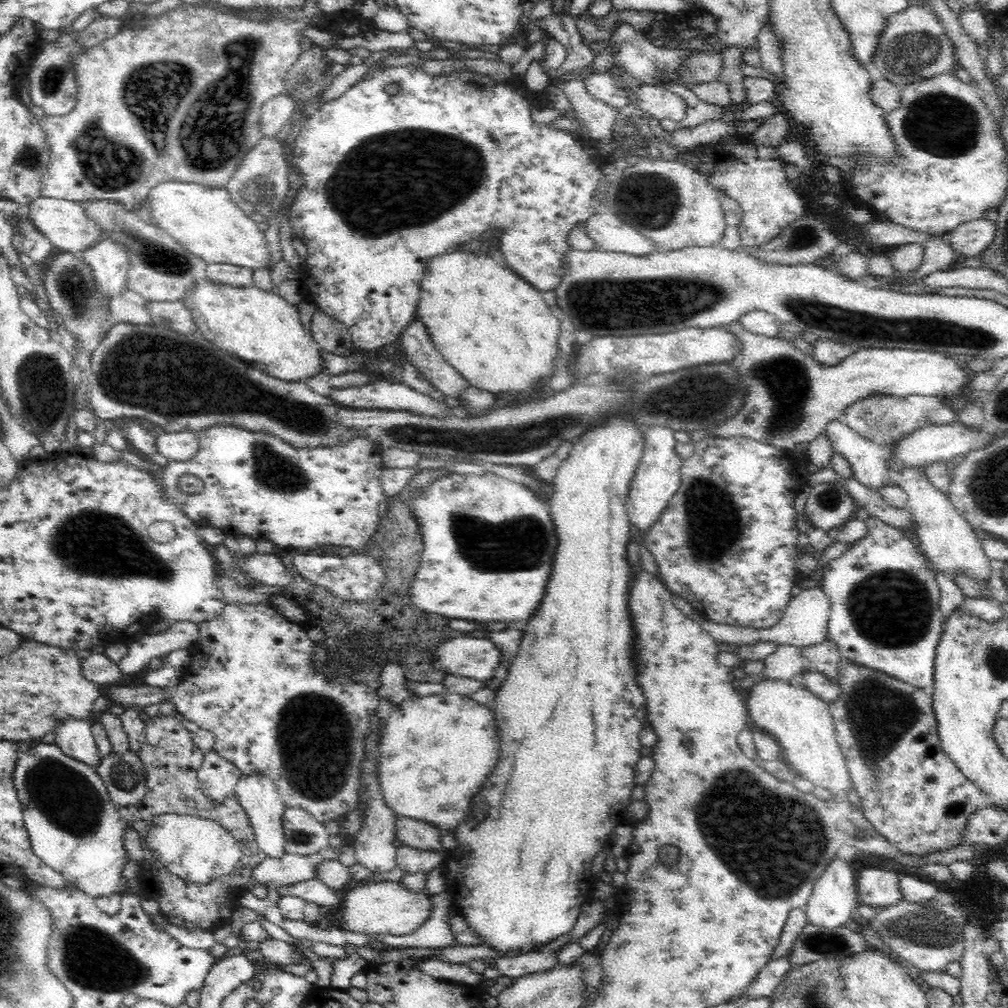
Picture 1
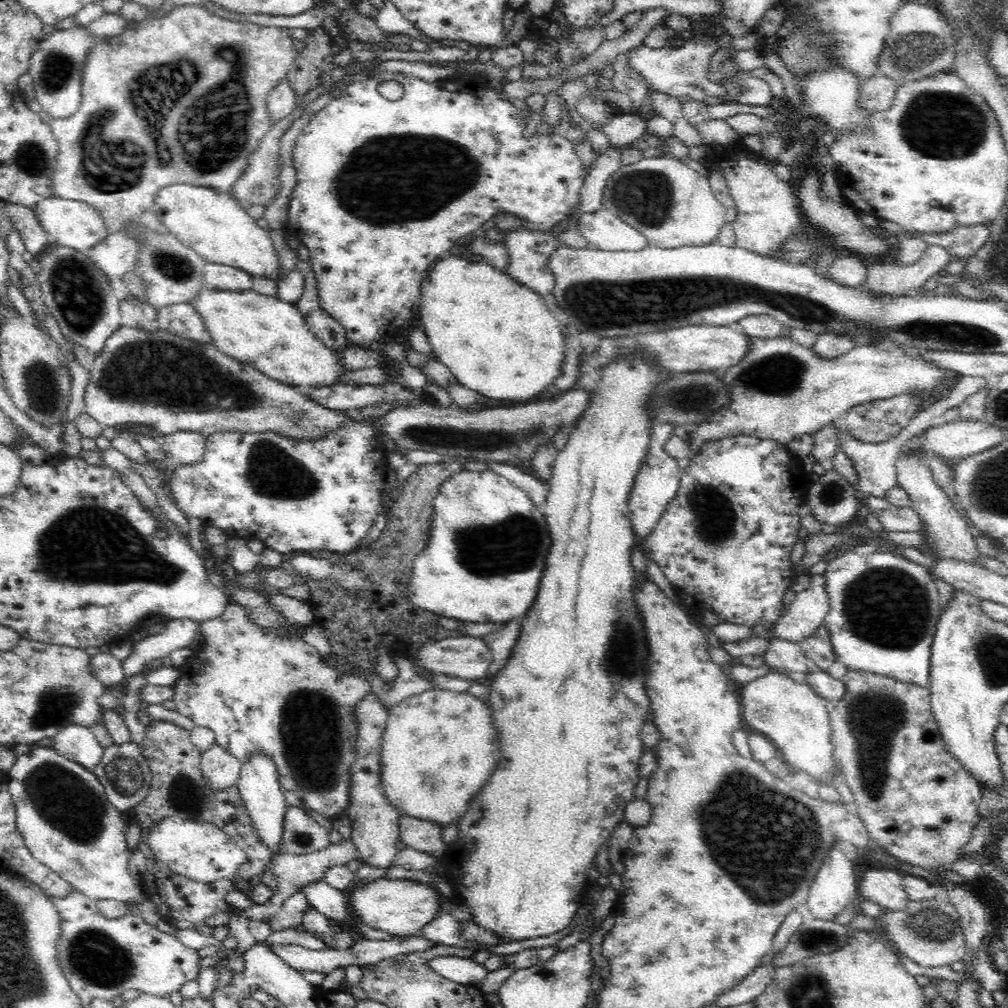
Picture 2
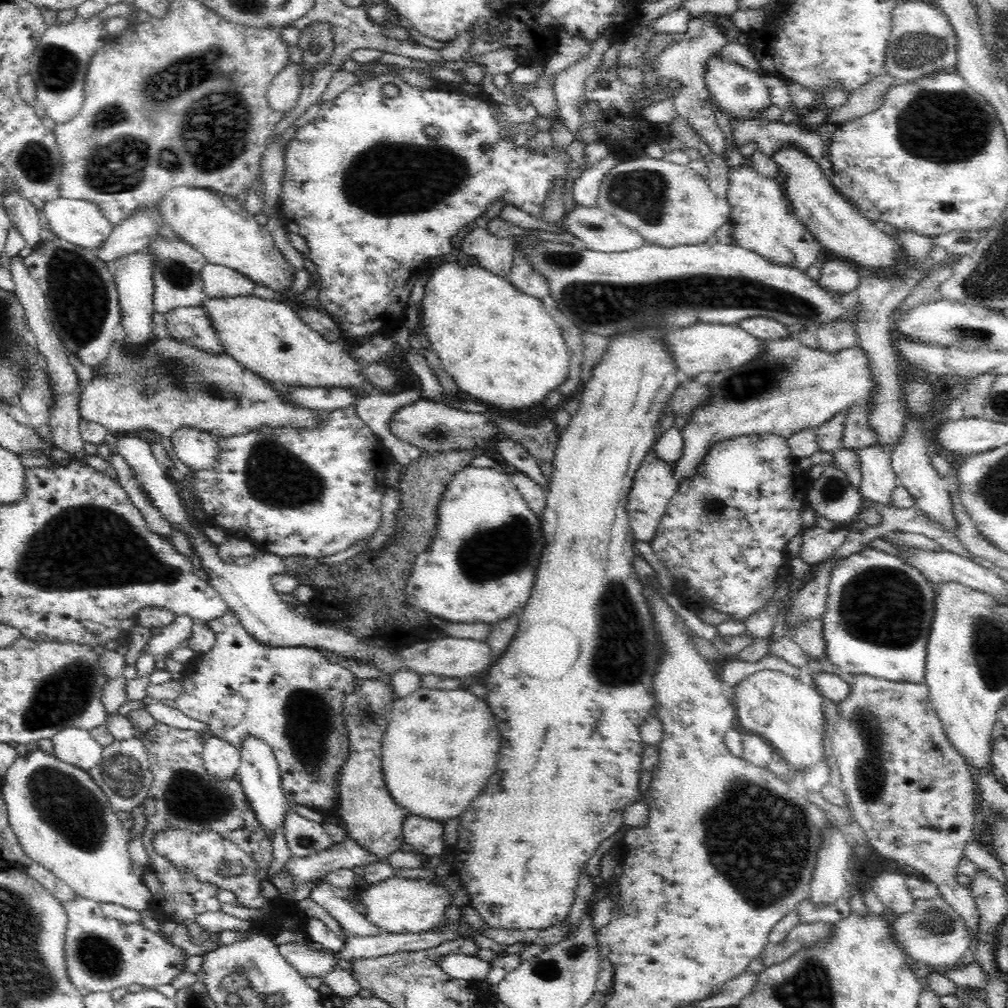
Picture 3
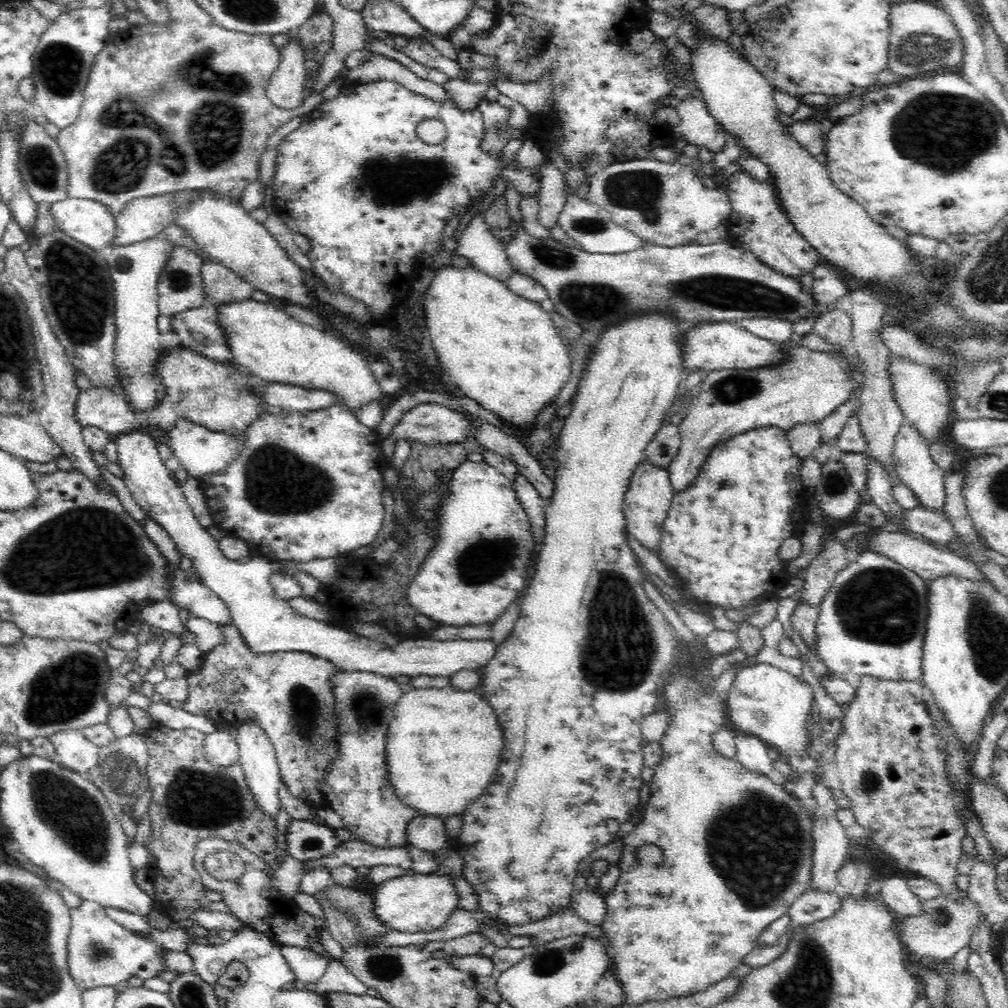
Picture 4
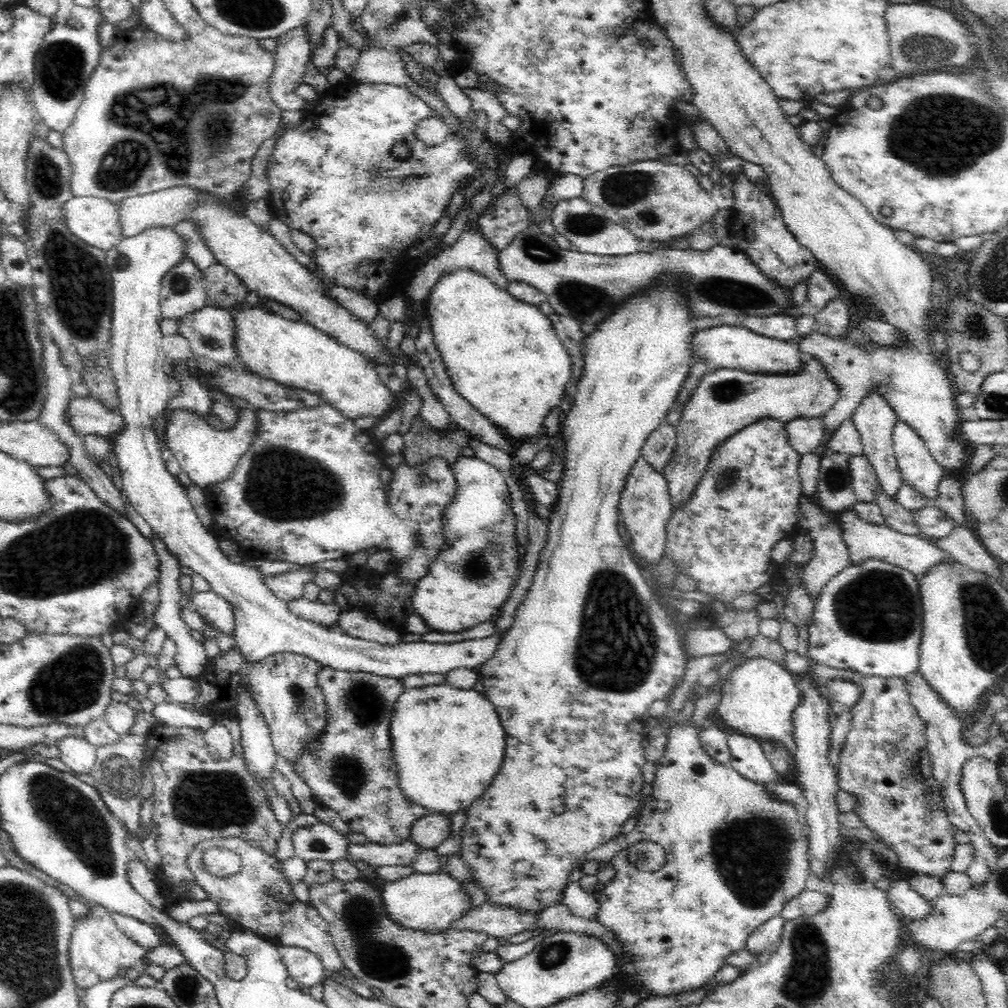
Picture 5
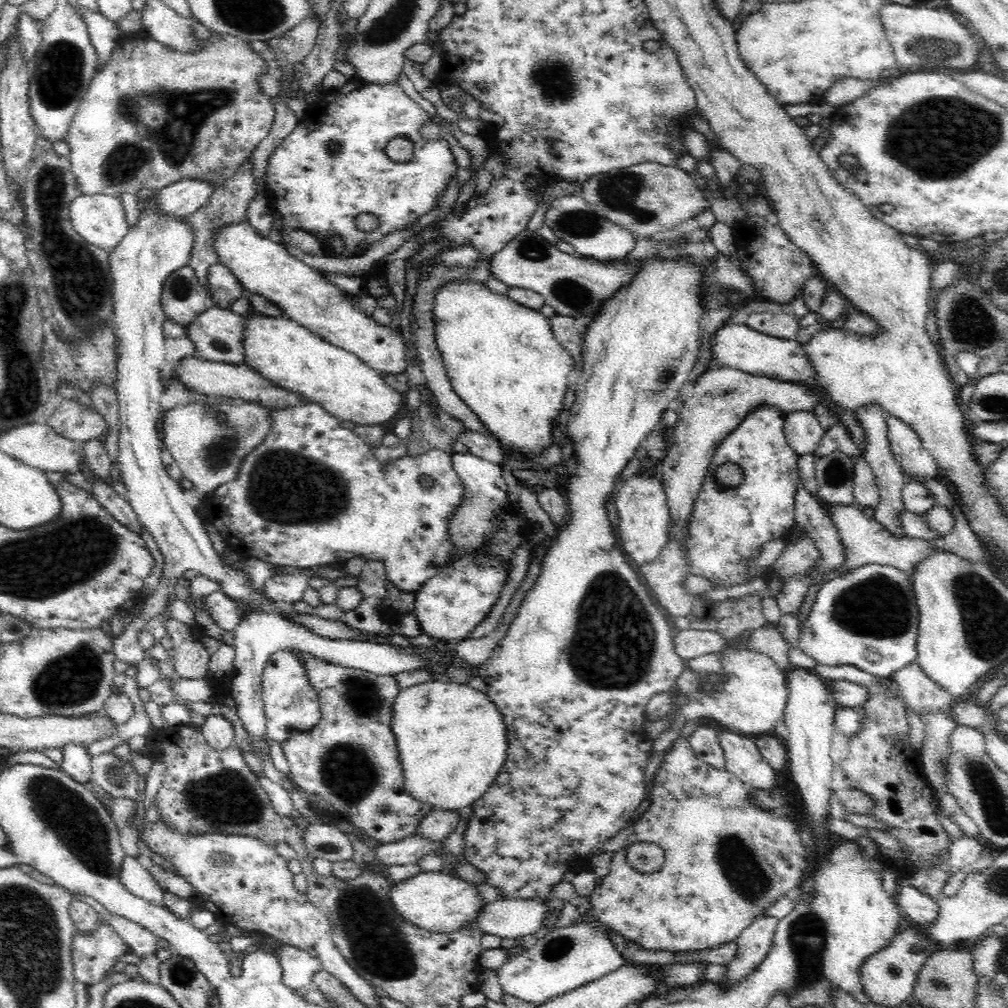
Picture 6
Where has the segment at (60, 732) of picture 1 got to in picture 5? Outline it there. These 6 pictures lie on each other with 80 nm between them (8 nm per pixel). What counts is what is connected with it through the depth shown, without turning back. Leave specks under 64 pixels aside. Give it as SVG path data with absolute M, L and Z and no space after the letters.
M65 736L55 742L60 749L60 759L74 774L88 775L96 764L96 750L84 737Z

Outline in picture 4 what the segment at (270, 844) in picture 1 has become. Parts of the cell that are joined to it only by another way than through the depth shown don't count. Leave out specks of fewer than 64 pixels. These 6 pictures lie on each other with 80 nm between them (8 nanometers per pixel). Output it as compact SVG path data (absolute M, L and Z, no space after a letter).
M253 720L242 724L238 728L236 735L239 746L239 763L243 768L246 782L249 786L249 791L254 795L258 808L270 818L276 818L280 814L280 795L278 795L278 788L280 788L281 772L279 769L279 762L275 753L274 745L268 738L268 735L260 728Z

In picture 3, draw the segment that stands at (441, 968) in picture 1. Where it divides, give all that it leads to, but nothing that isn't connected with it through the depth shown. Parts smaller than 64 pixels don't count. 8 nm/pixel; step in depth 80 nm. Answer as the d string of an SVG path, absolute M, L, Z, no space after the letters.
M447 954L438 957L435 963L442 971L455 980L466 980L476 983L484 981L491 970L491 963L478 957L466 954Z

